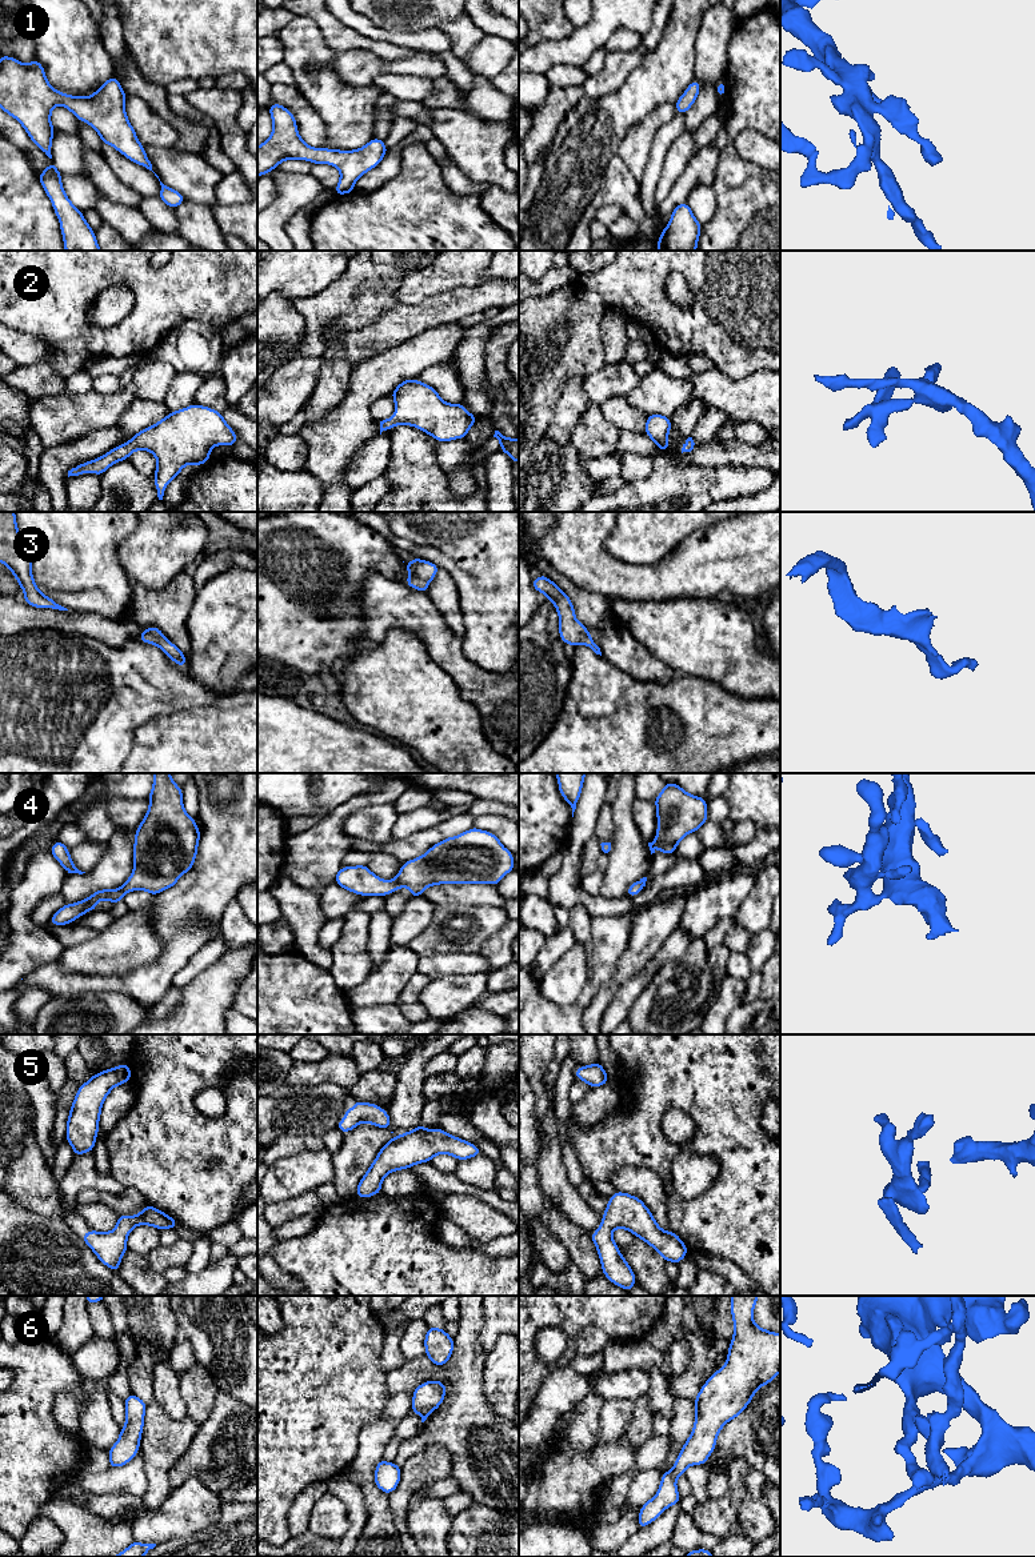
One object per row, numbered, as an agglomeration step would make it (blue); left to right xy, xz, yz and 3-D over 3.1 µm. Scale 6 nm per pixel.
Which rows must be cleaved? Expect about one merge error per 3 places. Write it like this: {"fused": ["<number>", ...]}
{"fused": []}

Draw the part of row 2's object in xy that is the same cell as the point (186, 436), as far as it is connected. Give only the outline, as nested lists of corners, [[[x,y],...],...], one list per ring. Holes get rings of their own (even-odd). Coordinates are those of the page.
[[[192,404],[169,412],[167,417],[141,429],[129,441],[115,447],[101,457],[72,468],[68,471],[68,477],[83,473],[101,476],[111,465],[127,460],[133,451],[149,451],[157,461],[152,477],[157,497],[163,500],[167,485],[185,465],[203,465],[209,460],[213,447],[231,447],[237,441],[223,413]]]

